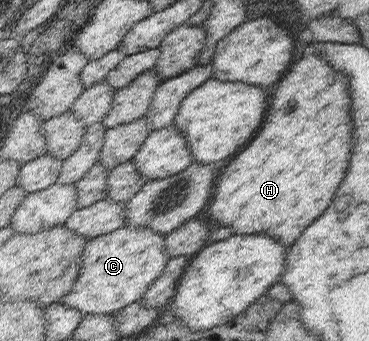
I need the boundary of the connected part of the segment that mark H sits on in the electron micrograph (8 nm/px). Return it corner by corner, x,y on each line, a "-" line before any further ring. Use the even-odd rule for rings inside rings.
315,42
304,47
304,56
298,56
282,80
278,94
270,102
265,125
258,137
230,163
218,180
213,201
207,210
208,217
217,226
231,226
233,234
269,234
280,238
279,242
284,242
288,248
294,246
304,230
328,208
336,188
346,176
352,148
352,138
348,138
352,136
348,78
327,60
322,60
316,43
320,44

